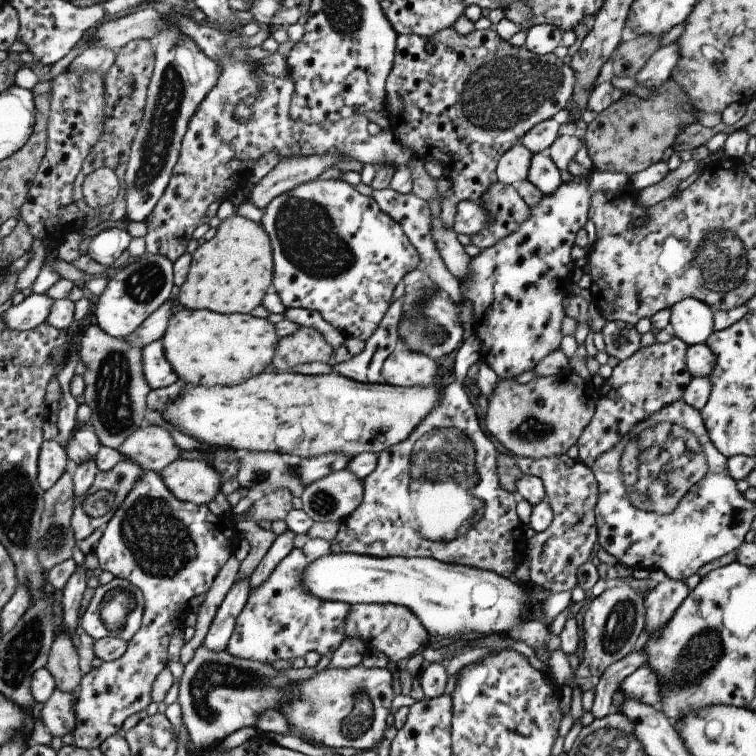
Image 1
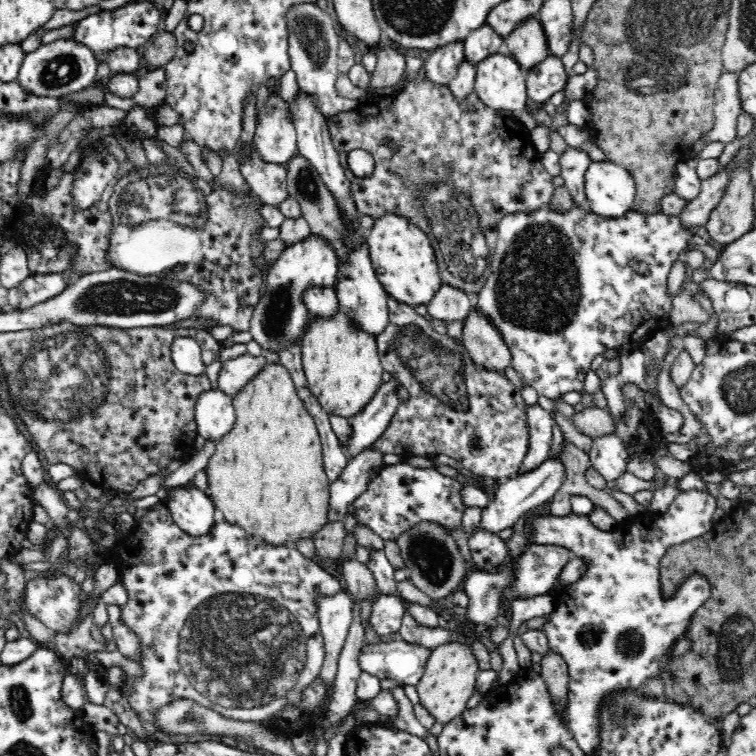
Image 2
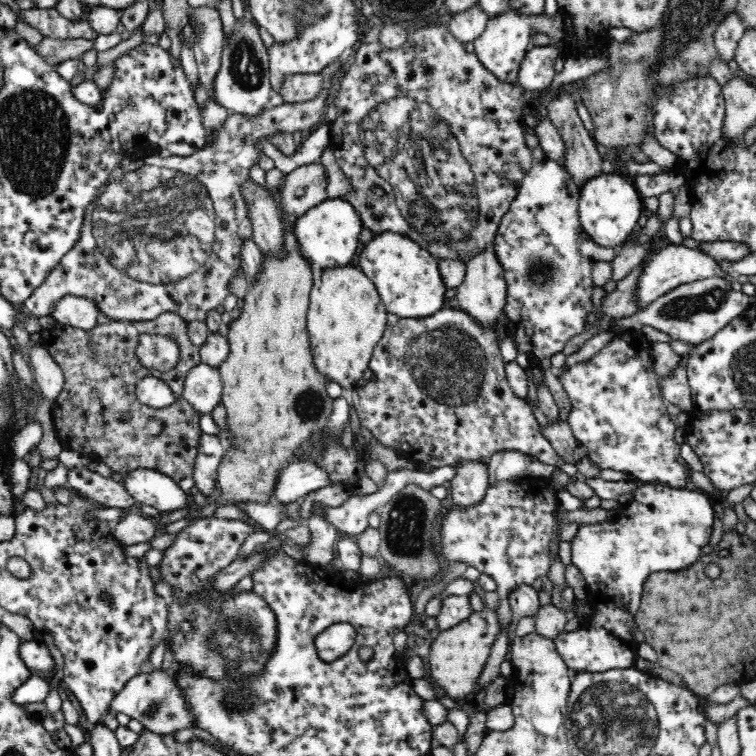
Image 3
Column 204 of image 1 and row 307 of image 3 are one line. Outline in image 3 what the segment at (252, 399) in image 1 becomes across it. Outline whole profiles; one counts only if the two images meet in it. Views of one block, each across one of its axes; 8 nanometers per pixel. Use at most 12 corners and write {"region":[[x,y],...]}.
{"region":[[389,231],[355,265],[389,313],[406,319],[444,308],[439,262]]}

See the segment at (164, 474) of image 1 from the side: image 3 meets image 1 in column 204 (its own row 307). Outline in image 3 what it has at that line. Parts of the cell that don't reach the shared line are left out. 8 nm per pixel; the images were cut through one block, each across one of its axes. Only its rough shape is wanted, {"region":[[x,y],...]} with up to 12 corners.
{"region":[[492,245],[466,263],[460,309],[492,327],[507,303]]}

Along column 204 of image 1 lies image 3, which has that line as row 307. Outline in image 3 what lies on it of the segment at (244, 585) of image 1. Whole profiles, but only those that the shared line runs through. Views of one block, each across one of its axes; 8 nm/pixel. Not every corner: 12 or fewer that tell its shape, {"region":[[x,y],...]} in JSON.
{"region":[[668,244],[644,258],[638,311],[696,280],[732,276],[714,258]]}

